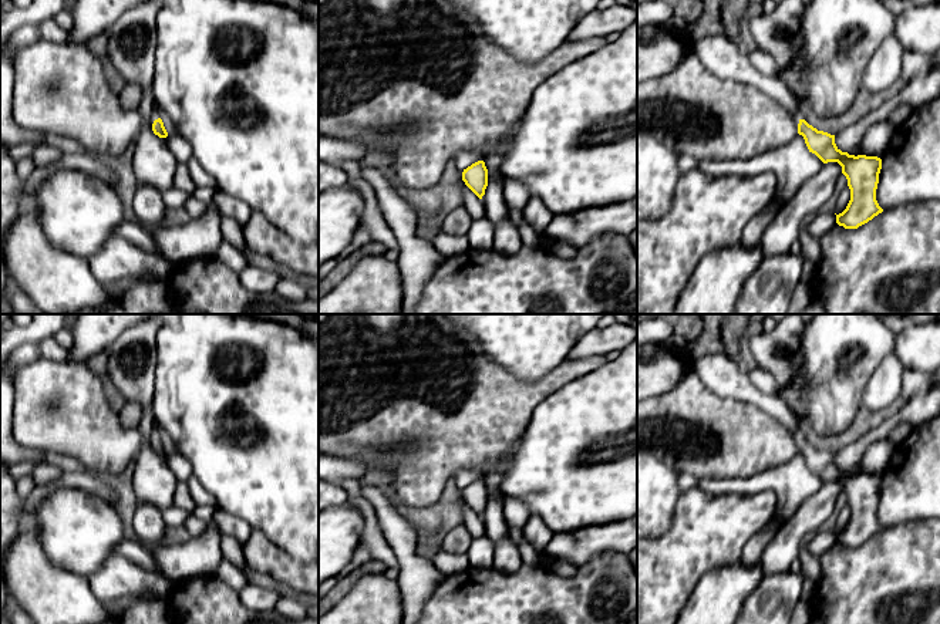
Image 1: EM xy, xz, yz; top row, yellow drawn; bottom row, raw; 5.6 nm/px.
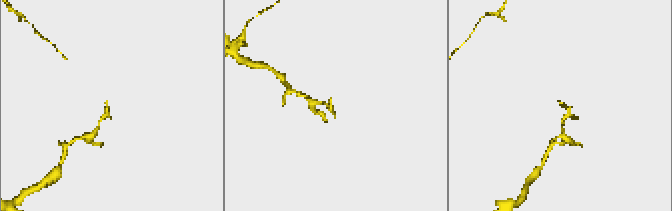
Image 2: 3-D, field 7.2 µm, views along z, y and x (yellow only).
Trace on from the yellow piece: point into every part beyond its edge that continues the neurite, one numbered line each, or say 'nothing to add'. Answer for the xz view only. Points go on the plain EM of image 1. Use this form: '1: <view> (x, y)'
nothing to add

